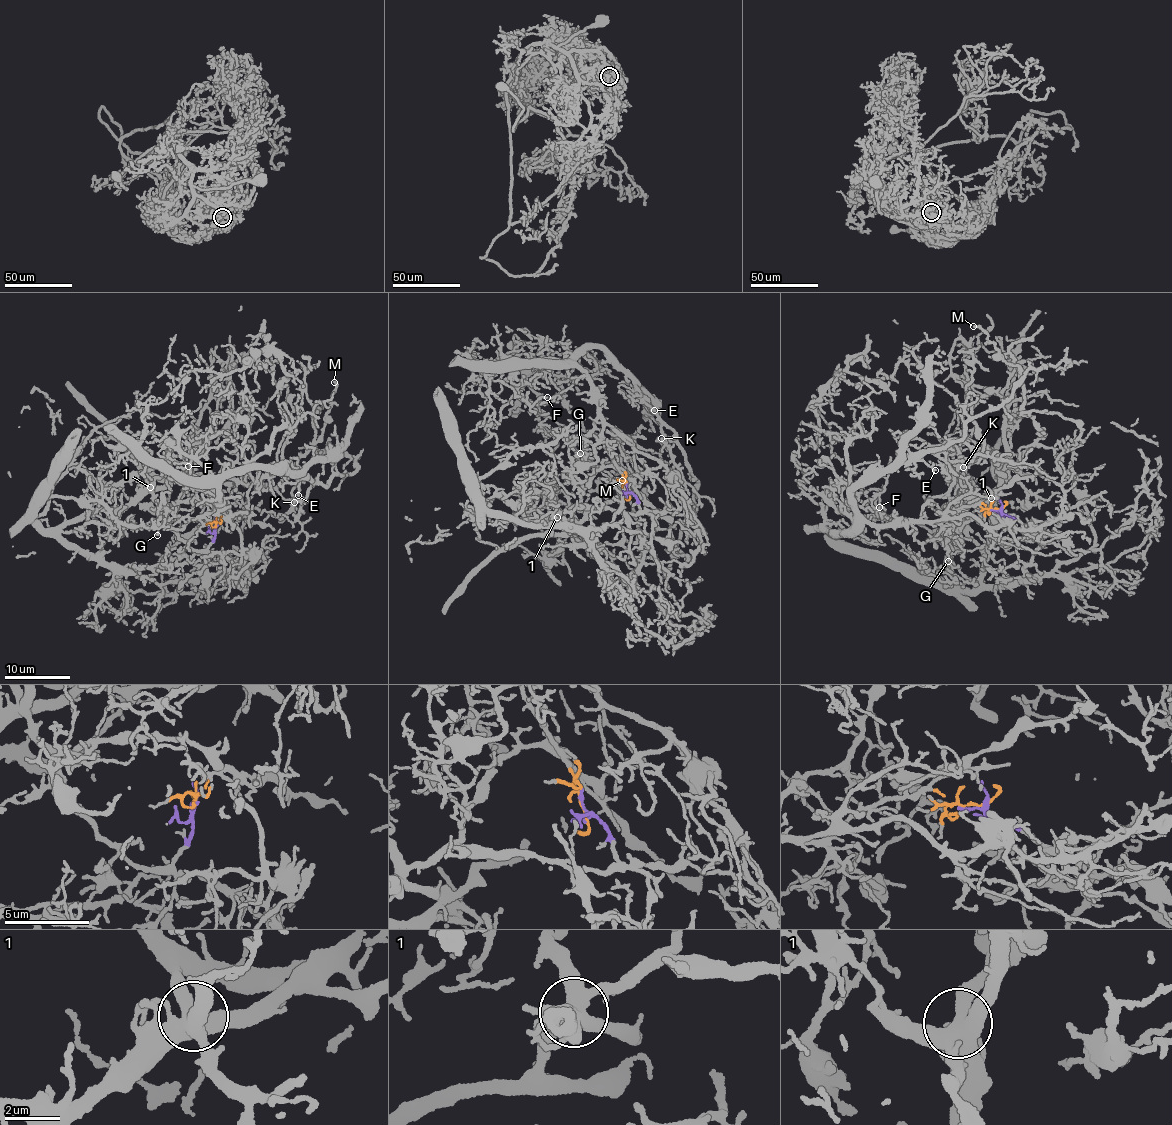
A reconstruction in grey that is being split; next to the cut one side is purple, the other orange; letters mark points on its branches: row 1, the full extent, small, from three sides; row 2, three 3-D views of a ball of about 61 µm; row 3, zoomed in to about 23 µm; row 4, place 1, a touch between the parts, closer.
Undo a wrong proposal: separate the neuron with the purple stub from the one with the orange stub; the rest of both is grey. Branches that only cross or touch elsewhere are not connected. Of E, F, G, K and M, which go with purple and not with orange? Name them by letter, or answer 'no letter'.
G, M

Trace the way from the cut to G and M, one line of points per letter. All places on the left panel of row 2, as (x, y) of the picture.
G: (216, 527), (207, 547), (188, 547), (167, 523), (164, 510), (172, 503), (177, 503), (167, 507), (156, 535)
M: (216, 527), (207, 547), (188, 547), (165, 519), (147, 476), (274, 486), (321, 434), (334, 382)

